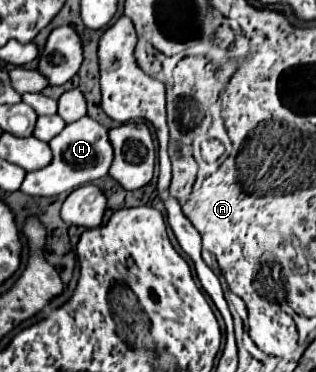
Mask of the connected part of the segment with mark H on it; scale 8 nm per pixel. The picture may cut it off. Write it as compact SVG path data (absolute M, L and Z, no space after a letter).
M84 116L72 124L66 124L64 130L54 136L50 142L52 148L52 162L42 168L40 172L26 174L20 190L30 196L56 196L62 192L76 190L78 186L98 180L108 174L108 168L112 164L112 146L108 142L108 130L100 126L90 116Z

